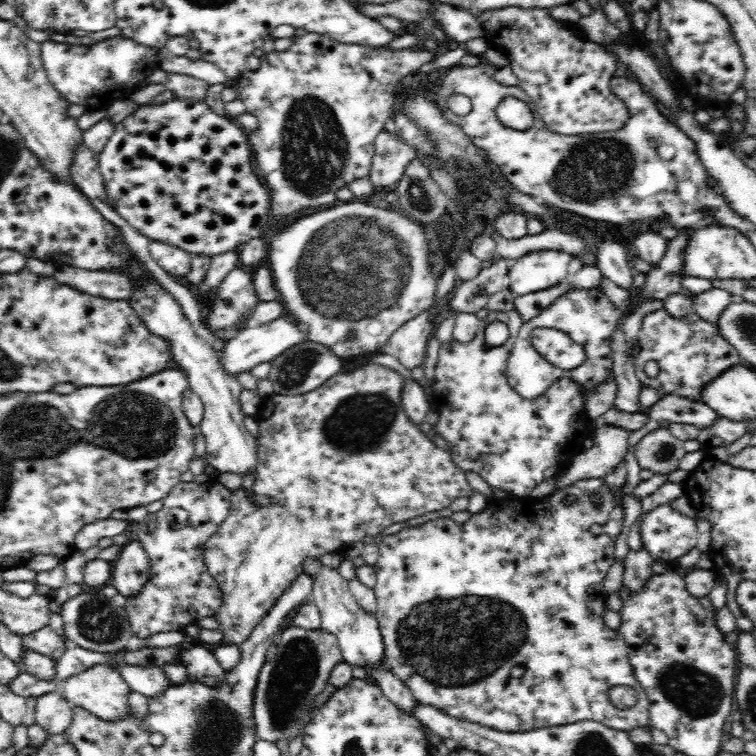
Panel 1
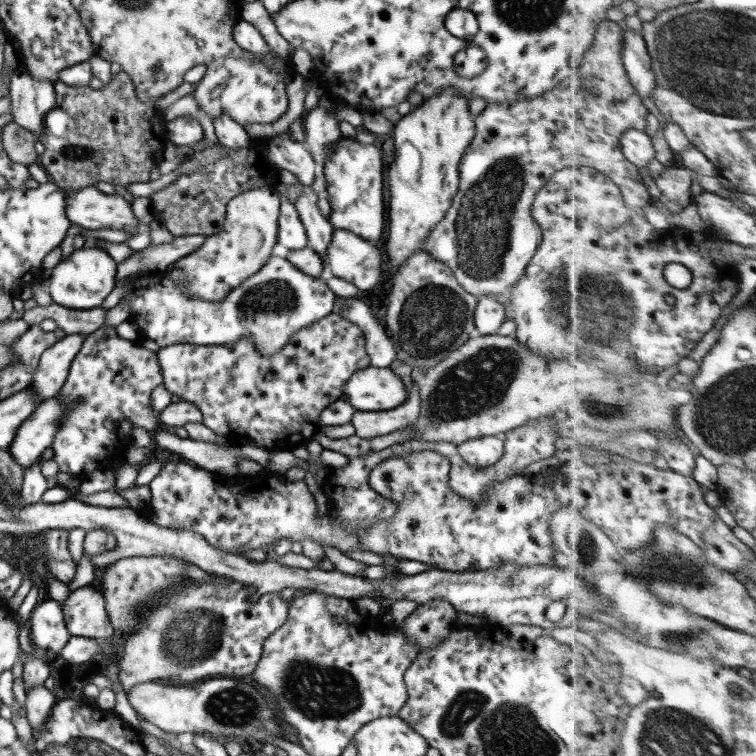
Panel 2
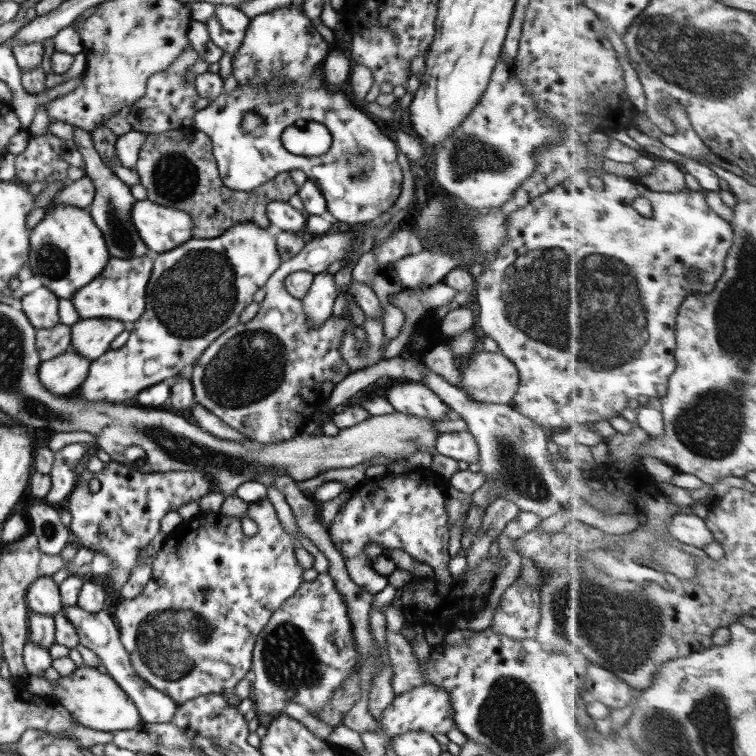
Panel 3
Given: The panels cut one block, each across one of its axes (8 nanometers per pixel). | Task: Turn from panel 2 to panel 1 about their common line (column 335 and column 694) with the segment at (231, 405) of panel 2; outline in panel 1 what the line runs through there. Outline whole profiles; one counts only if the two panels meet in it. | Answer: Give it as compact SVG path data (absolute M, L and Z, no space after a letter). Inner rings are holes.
M662 307L646 314L638 333L638 343L639 353L634 359L636 377L641 384L651 386L661 397L675 394L700 402L702 388L708 382L726 370L744 364L734 347L720 334L719 328L694 312L676 318ZM647 362L658 364L660 371L655 378L646 375L644 367Z

